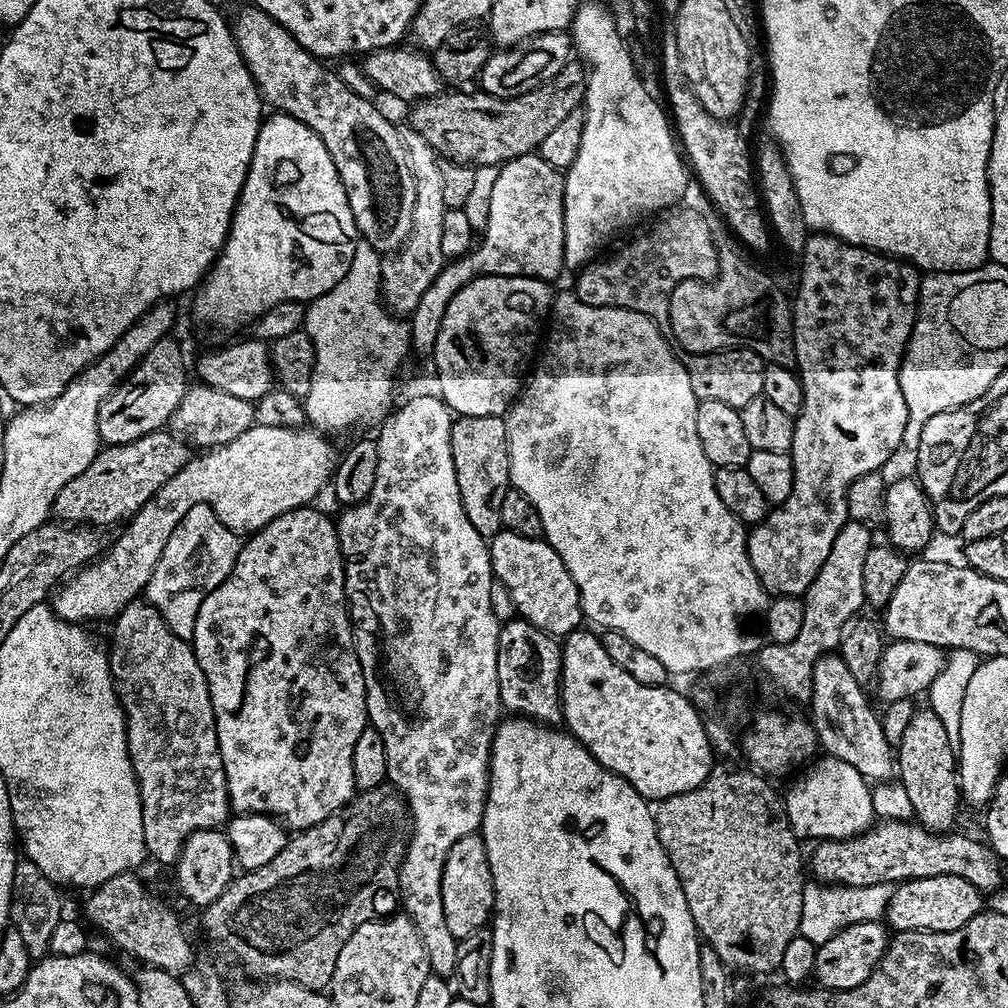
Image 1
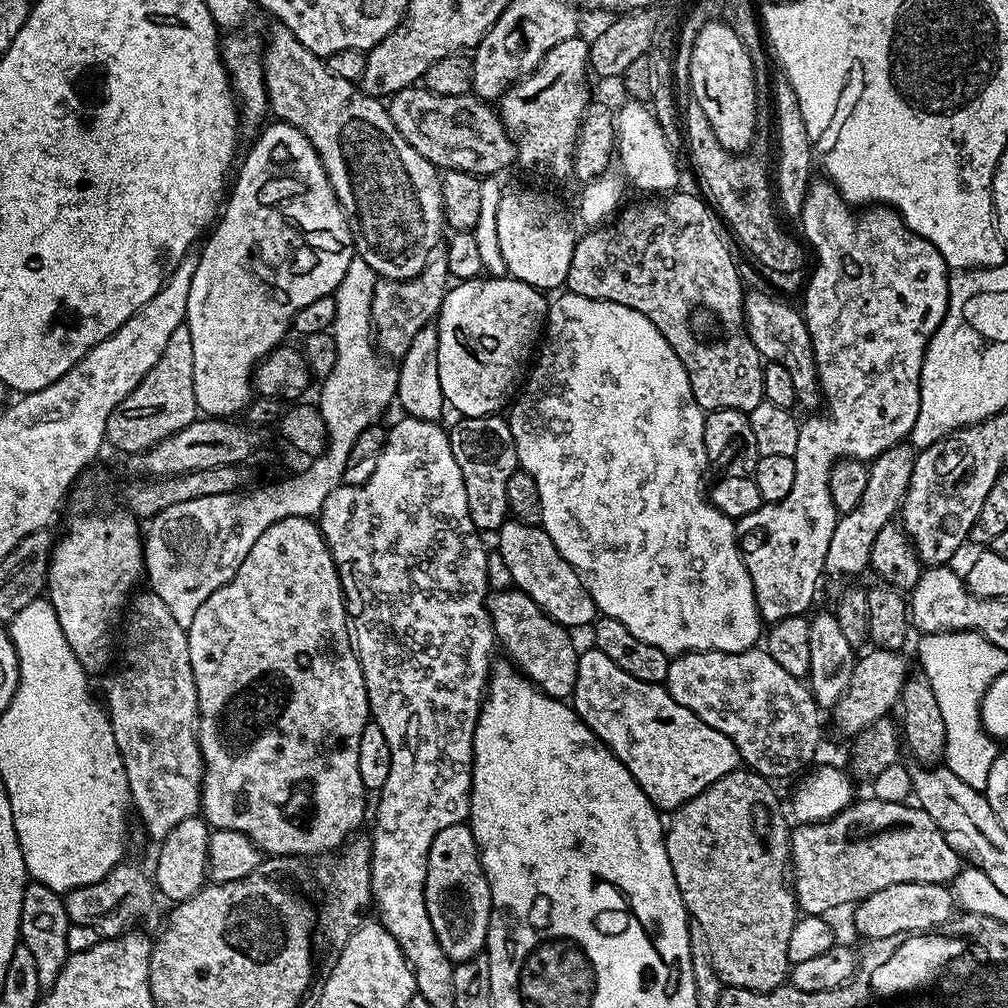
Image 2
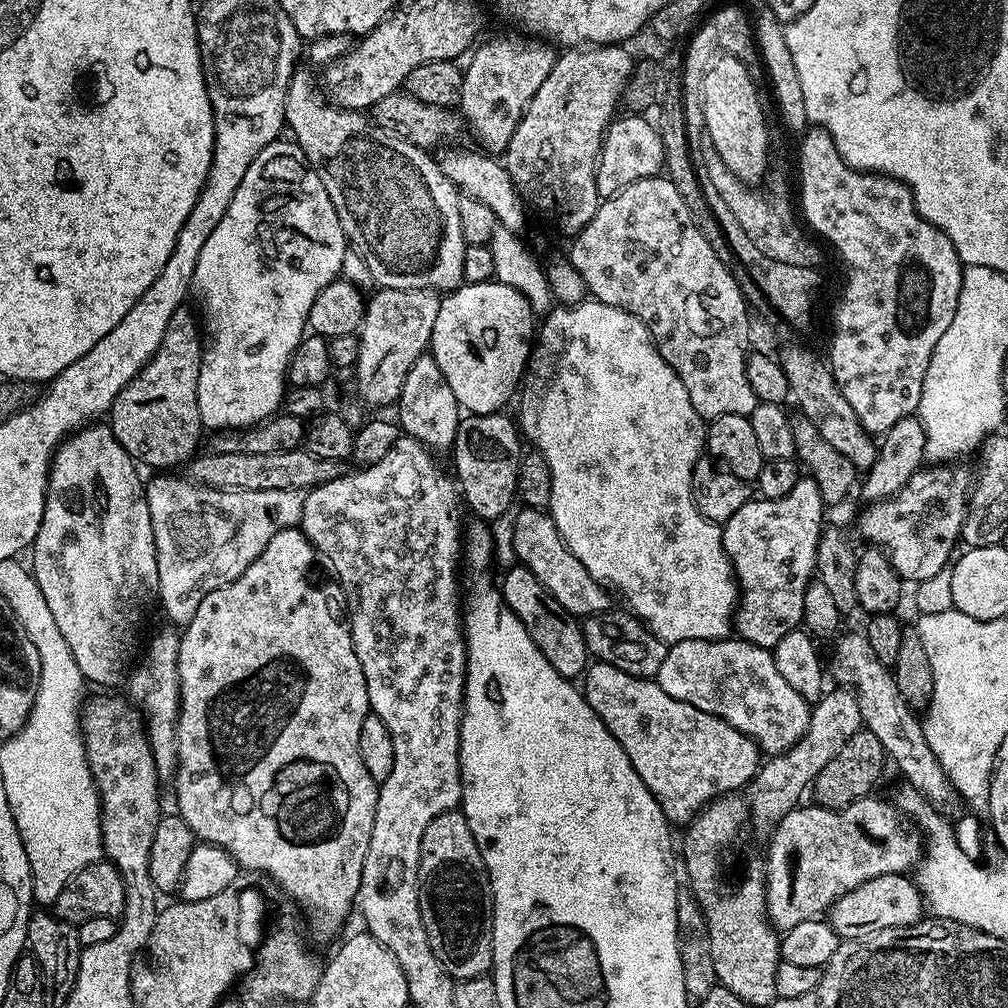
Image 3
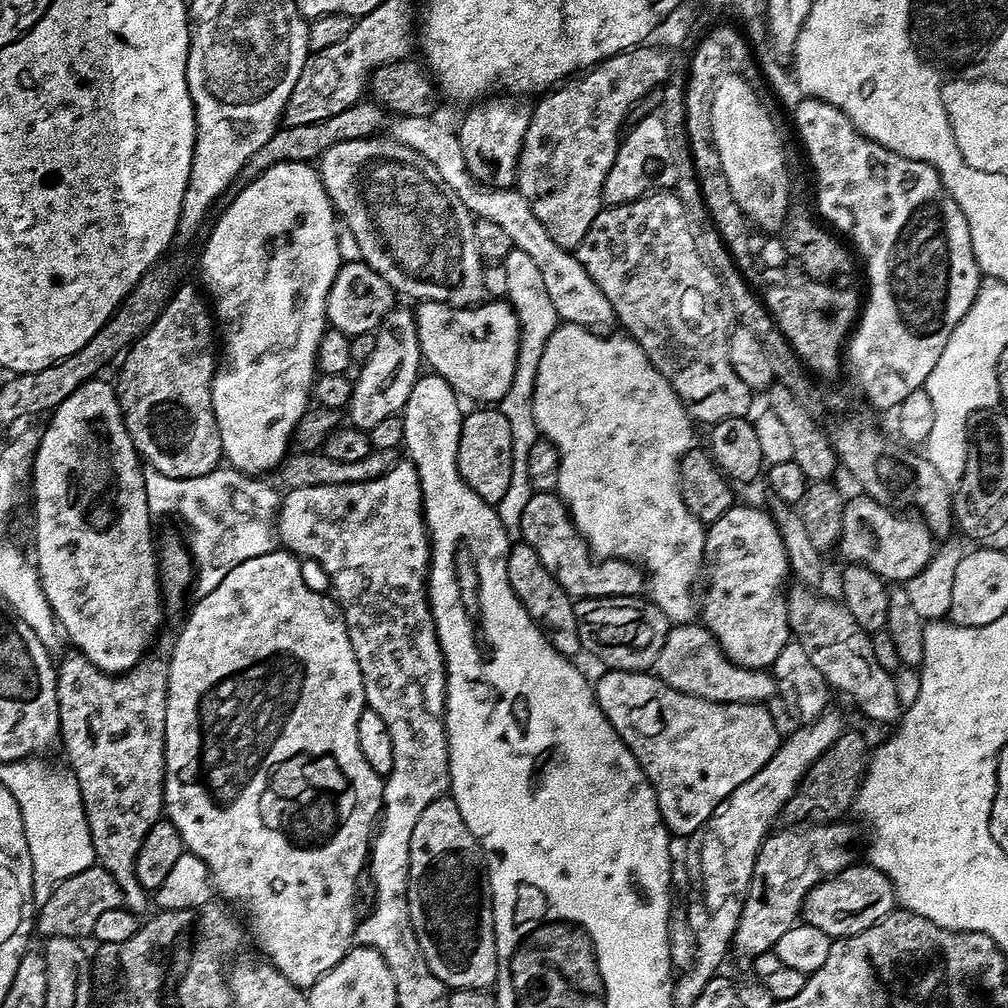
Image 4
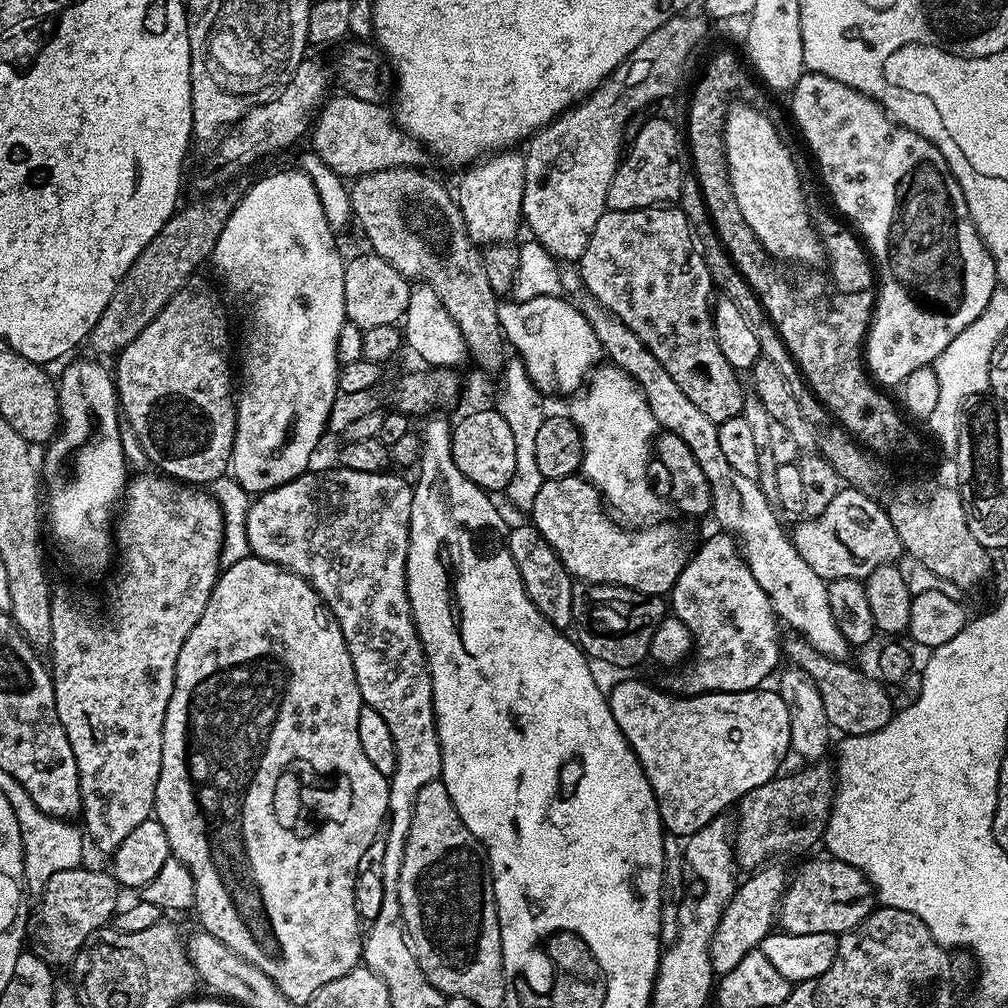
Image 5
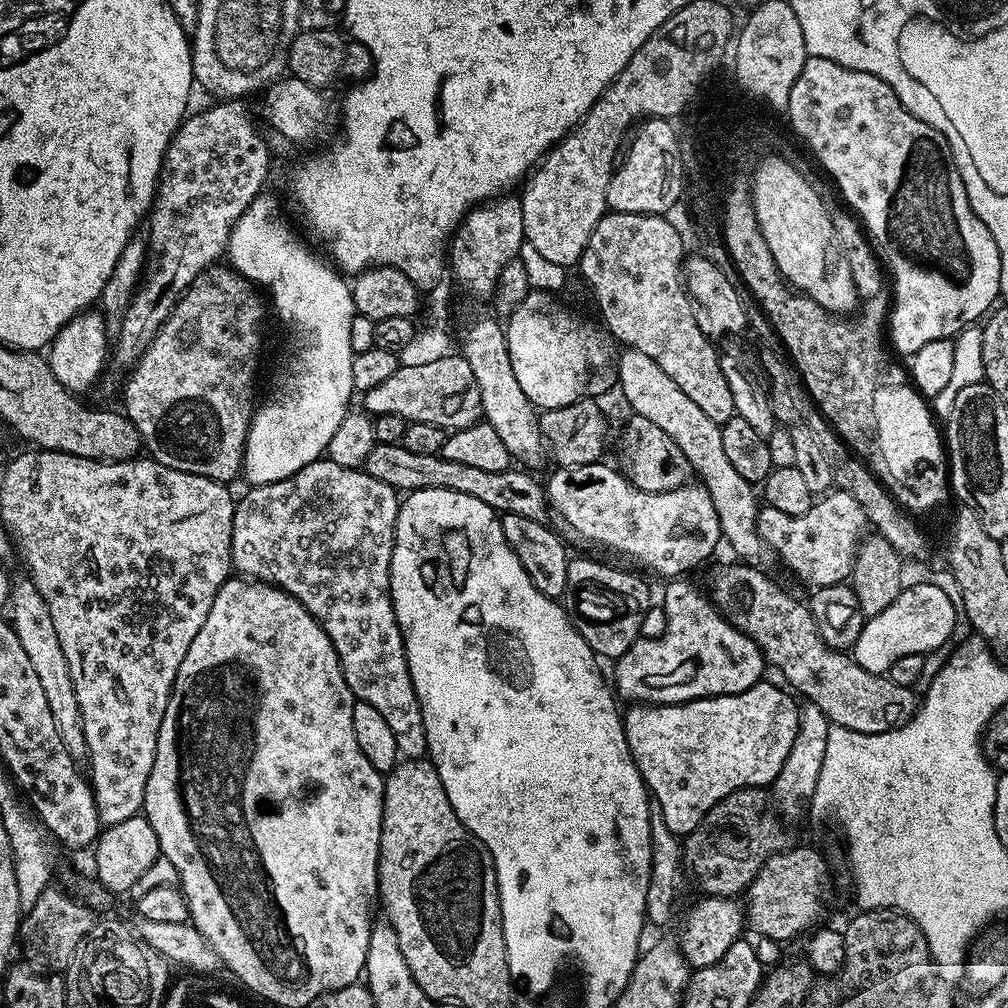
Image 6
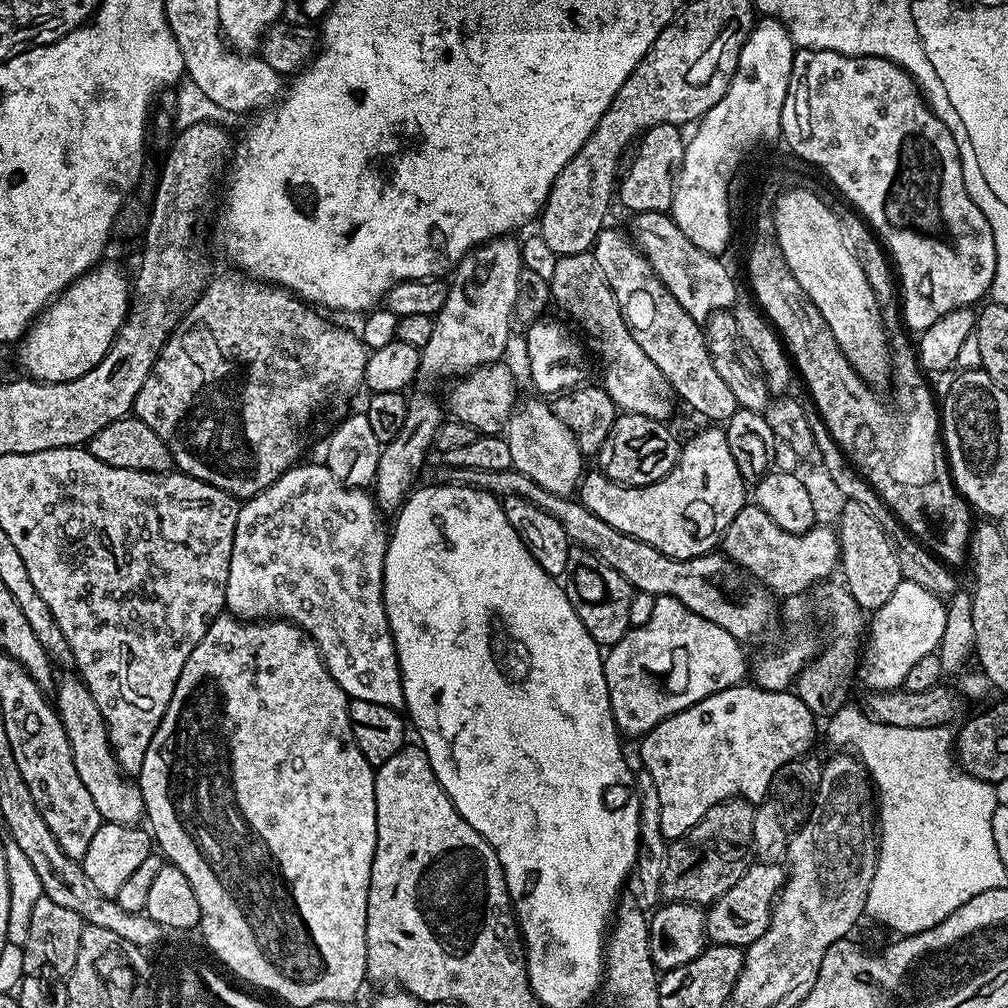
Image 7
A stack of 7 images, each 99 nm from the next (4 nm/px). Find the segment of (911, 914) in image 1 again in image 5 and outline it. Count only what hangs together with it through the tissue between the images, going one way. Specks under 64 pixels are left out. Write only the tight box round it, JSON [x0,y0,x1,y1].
[778,858,877,934]

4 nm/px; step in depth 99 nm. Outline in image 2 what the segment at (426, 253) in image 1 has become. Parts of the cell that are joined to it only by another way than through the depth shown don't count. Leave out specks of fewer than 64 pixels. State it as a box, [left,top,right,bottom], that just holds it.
[372,254,449,358]

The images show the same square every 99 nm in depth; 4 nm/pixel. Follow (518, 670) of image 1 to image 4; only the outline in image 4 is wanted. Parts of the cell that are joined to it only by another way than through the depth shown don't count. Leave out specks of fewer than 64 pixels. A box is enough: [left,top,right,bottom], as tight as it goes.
[508,542,581,658]

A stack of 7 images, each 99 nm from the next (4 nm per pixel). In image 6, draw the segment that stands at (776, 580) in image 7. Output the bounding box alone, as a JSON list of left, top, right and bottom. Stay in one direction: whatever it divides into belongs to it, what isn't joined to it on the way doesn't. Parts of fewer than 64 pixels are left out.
[756,490,869,589]

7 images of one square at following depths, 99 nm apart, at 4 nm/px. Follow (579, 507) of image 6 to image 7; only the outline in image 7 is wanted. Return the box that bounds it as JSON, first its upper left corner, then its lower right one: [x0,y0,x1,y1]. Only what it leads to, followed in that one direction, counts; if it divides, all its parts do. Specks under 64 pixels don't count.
[578,426,746,560]

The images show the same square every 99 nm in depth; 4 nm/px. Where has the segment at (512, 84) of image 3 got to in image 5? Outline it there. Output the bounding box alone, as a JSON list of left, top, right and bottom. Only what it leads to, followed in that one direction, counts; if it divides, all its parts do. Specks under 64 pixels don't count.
[454,150,526,246]

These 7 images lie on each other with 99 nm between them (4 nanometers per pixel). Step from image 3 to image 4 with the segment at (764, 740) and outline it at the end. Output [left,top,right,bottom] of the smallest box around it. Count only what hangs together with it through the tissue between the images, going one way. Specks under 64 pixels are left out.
[654,622,778,704]

